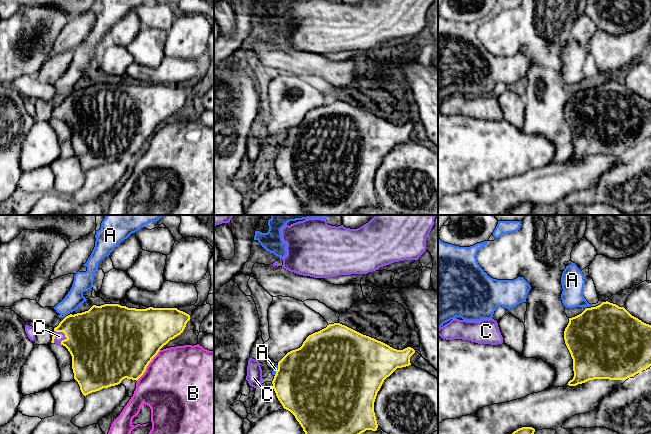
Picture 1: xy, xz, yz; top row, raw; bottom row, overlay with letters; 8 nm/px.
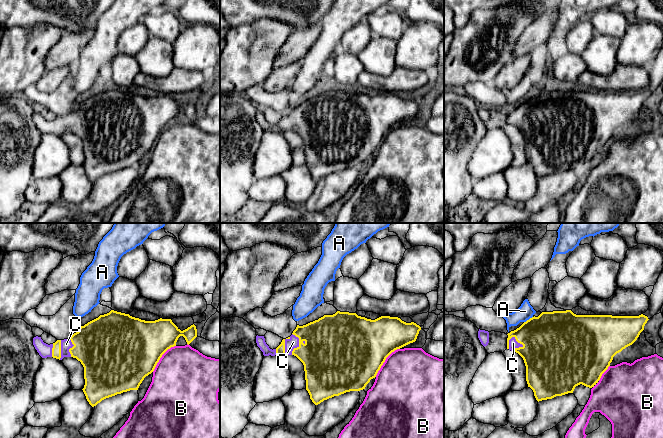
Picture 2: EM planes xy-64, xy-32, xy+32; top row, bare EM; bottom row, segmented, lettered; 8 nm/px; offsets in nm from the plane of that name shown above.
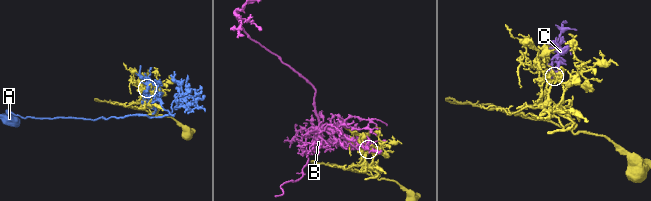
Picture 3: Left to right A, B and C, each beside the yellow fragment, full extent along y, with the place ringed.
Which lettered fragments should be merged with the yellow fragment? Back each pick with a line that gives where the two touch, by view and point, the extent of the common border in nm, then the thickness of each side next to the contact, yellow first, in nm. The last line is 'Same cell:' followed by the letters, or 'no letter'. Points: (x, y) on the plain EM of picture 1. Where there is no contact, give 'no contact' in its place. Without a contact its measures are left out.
C: xy (65, 111) | 130 nm | 480/80 nm
Same cell: C

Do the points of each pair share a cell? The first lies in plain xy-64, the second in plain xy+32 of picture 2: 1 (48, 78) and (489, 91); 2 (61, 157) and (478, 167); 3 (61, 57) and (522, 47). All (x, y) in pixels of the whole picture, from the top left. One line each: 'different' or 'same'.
1: different
2: same
3: same

